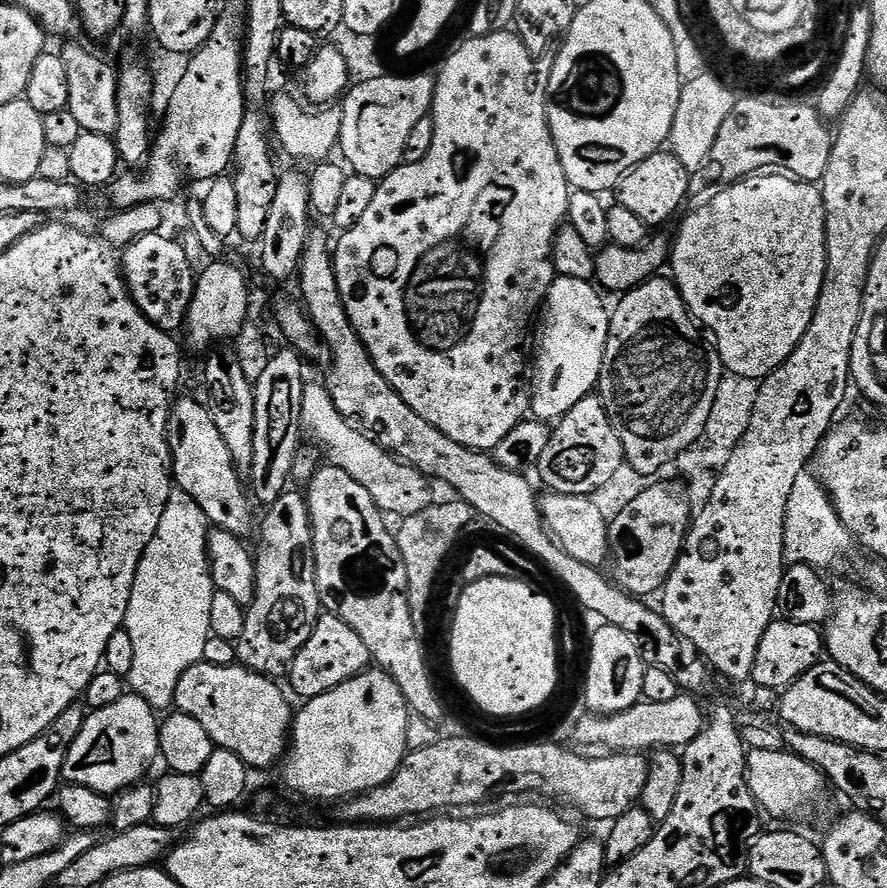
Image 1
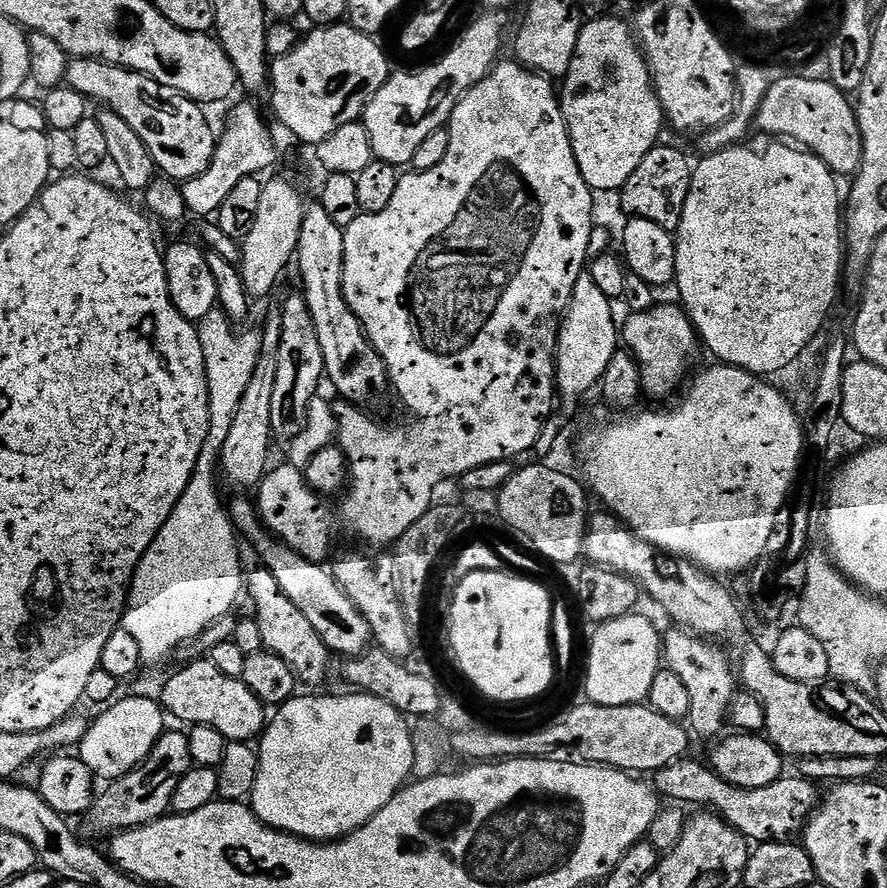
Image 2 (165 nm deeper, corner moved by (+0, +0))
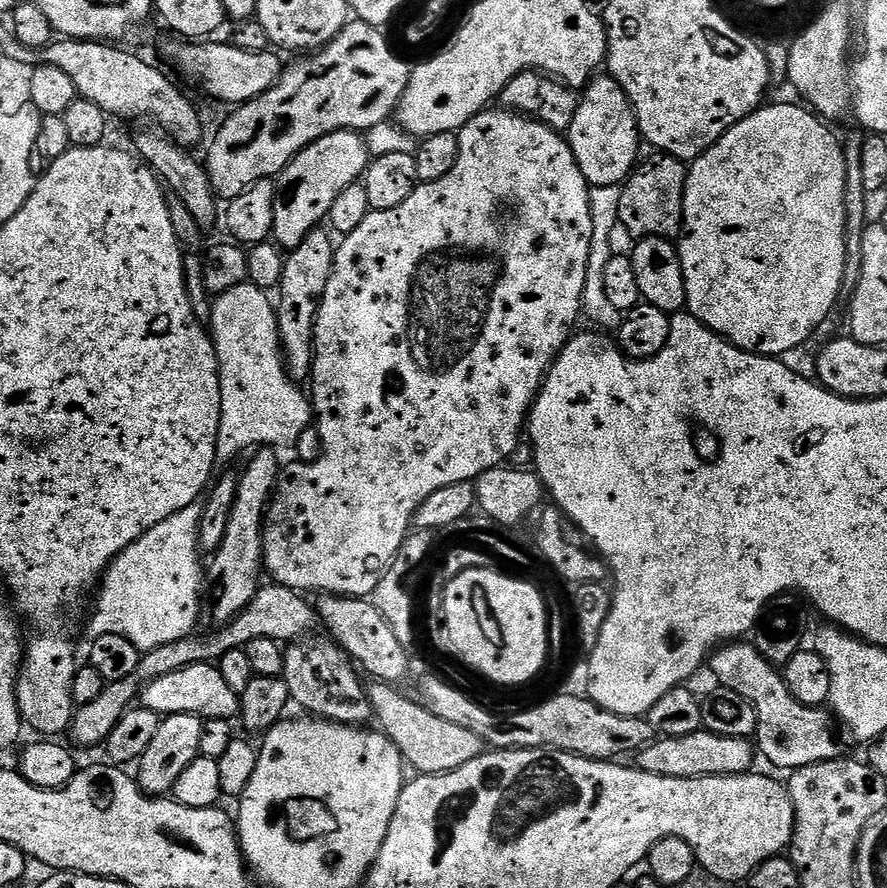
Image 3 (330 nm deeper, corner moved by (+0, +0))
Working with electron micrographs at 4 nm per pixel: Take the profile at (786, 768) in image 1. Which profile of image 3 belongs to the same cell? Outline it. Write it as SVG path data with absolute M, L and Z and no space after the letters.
M701 730L683 736L674 738L666 736L657 739L655 742L642 749L638 754L638 766L644 772L653 772L666 778L690 778L691 776L742 776L753 771L752 752L754 756L754 744L751 739L739 740L738 738L726 738L719 736L707 730Z

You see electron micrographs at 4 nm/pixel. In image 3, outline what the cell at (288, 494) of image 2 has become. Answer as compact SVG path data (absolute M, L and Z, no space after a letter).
M492 106L492 107L489 107L489 108L488 108L488 109L487 109L487 110L485 110L485 111L483 111L483 112L480 112L480 113L478 113L478 114L477 114L477 115L476 115L476 116L475 116L475 117L474 117L474 118L470 118L470 122L466 122L466 123L465 123L465 124L464 124L464 127L463 127L463 128L461 128L461 129L460 129L460 131L459 131L459 133L458 133L458 135L459 135L459 138L460 138L460 145L459 145L459 146L458 146L458 162L457 162L457 163L456 163L456 165L455 165L455 166L454 166L454 170L450 170L450 174L446 174L446 178L438 178L438 182L430 182L430 183L429 183L429 184L421 184L421 183L417 183L417 186L416 186L416 189L415 189L415 190L414 190L414 194L413 194L413 195L412 195L412 196L411 196L411 197L410 197L410 198L406 198L406 202L402 202L402 206L394 206L394 210L382 210L382 211L381 211L381 212L373 212L373 211L371 211L371 212L369 212L369 213L368 213L368 217L366 217L366 218L365 218L365 220L364 220L364 221L363 221L363 222L362 222L362 226L358 226L358 230L354 230L354 231L353 231L353 232L350 232L350 233L347 233L347 235L345 235L345 236L344 236L344 237L343 237L343 239L341 239L341 240L344 240L344 241L342 241L342 242L341 242L341 241L339 241L339 244L338 244L338 247L337 247L337 249L336 249L336 261L335 261L335 262L333 262L333 263L332 263L332 273L331 273L331 274L330 274L330 278L329 278L329 279L328 279L328 285L327 285L327 286L326 286L326 290L325 290L325 291L324 291L324 296L323 296L323 298L321 298L321 300L320 300L320 309L319 309L319 310L318 310L318 314L317 314L317 315L316 315L316 338L315 338L315 341L314 341L314 359L313 359L313 361L312 361L312 375L311 375L311 377L310 377L310 385L311 385L311 384L312 384L312 392L311 392L311 391L310 391L310 399L311 399L311 401L312 401L312 411L313 411L313 413L314 413L314 424L315 424L315 427L317 427L317 428L319 428L319 429L320 429L320 437L321 437L321 438L322 438L322 442L323 442L323 452L321 452L321 453L320 453L320 458L319 458L319 459L318 459L318 460L314 460L314 461L301 461L301 460L296 460L296 461L294 461L294 462L295 462L295 463L294 463L294 464L292 464L292 465L290 465L290 466L289 466L289 468L288 468L288 465L287 465L287 467L285 467L285 468L284 468L284 469L283 469L283 471L281 471L281 474L280 474L280 479L279 479L279 480L277 480L277 482L276 482L276 488L275 488L275 489L274 489L274 491L272 491L272 499L271 499L271 500L269 500L269 502L268 502L268 511L267 511L267 513L266 513L266 519L265 519L265 521L264 521L264 568L265 568L265 569L266 569L266 572L267 572L267 575L268 575L268 572L269 572L269 574L270 574L270 575L272 575L272 577L271 577L271 579L272 579L272 580L273 580L273 581L275 581L275 583L278 583L278 584L281 584L281 585L282 585L282 586L286 586L286 587L287 587L287 588L295 588L295 589L296 589L296 591L297 591L297 592L299 592L299 593L301 593L301 594L309 594L309 593L308 593L308 592L316 592L316 593L315 593L315 594L327 594L327 595L330 595L330 596L355 596L355 597L357 597L357 598L368 598L368 597L371 597L371 595L372 595L372 593L373 593L373 592L375 592L375 590L376 590L376 587L377 587L377 586L378 586L378 582L382 582L382 578L383 578L383 577L384 577L384 575L386 575L386 573L387 573L387 572L388 572L388 567L389 567L389 566L390 566L390 565L392 565L392 564L393 564L393 563L394 563L394 561L395 561L395 560L396 560L396 555L397 555L397 554L398 554L398 550L399 550L399 549L400 549L400 548L401 548L401 546L403 546L403 544L404 544L404 540L405 540L405 538L406 538L406 537L407 537L407 536L409 536L409 534L410 534L410 529L411 529L411 528L412 528L412 527L413 527L413 524L414 524L414 517L415 517L415 514L416 514L416 511L417 511L417 510L418 510L418 506L422 506L422 502L426 502L426 498L430 498L430 494L434 494L434 490L442 490L442 486L450 486L450 485L451 485L451 484L457 484L457 483L458 483L458 482L475 482L475 481L476 481L476 479L477 479L477 478L479 478L479 476L480 476L480 475L481 475L481 474L483 474L483 472L485 472L485 471L486 471L486 470L490 470L490 469L491 469L491 468L499 468L499 467L501 467L501 466L504 466L504 465L507 465L507 464L508 464L508 463L509 463L509 461L511 461L511 460L508 460L508 459L510 459L510 458L511 458L511 456L512 456L512 455L514 455L514 454L515 454L515 452L516 452L516 447L518 447L518 446L519 446L519 444L520 444L520 436L521 436L521 440L522 440L522 433L523 433L523 432L524 432L524 431L525 431L525 428L526 428L526 421L527 421L527 418L528 418L528 413L529 413L529 412L531 412L531 410L532 410L532 406L533 406L533 403L534 403L534 401L535 401L535 399L536 399L536 396L537 396L537 395L538 395L538 394L539 394L539 392L540 392L540 385L541 385L541 384L543 384L543 382L544 382L544 378L545 378L545 376L547 376L547 375L548 375L548 370L549 370L549 368L551 368L551 366L552 366L552 363L553 363L553 362L555 362L555 360L556 360L556 355L557 355L557 354L559 354L559 353L560 353L560 351L562 351L562 349L564 349L564 345L565 345L565 344L567 344L567 343L568 343L568 341L569 341L569 339L570 339L570 337L571 337L571 336L572 336L572 335L573 335L573 332L574 332L574 329L572 329L572 327L574 327L574 326L575 326L575 324L576 324L576 319L578 319L578 318L579 318L579 319L581 319L581 316L582 316L582 305L583 305L583 302L584 302L584 283L585 283L585 282L586 282L586 270L587 270L587 269L588 269L588 259L589 259L589 258L590 258L590 242L591 242L591 241L592 241L592 207L591 207L591 206L590 206L590 198L589 198L589 197L588 197L588 194L589 194L589 191L590 191L590 185L589 185L589 183L588 183L588 179L586 179L586 178L585 178L585 177L584 177L584 175L583 175L583 174L582 174L582 170L581 170L581 169L580 169L580 167L579 167L579 166L578 166L578 162L577 162L577 161L576 161L576 159L575 159L575 158L574 158L574 154L573 154L573 153L572 153L572 147L570 147L570 146L569 146L569 144L568 144L568 141L567 141L567 139L565 139L565 137L564 137L564 136L563 136L563 135L561 135L561 133L559 133L559 132L555 132L555 130L553 130L553 129L552 129L552 128L547 128L547 127L546 127L546 125L545 125L545 124L543 124L543 123L542 123L542 122L538 122L538 121L537 121L537 120L534 120L534 119L532 119L532 117L531 117L531 116L525 116L525 115L523 115L523 114L521 114L521 113L519 113L519 112L513 112L513 111L511 111L511 110L505 110L505 109L504 109L504 108L503 108L503 107L500 107L500 106Z

